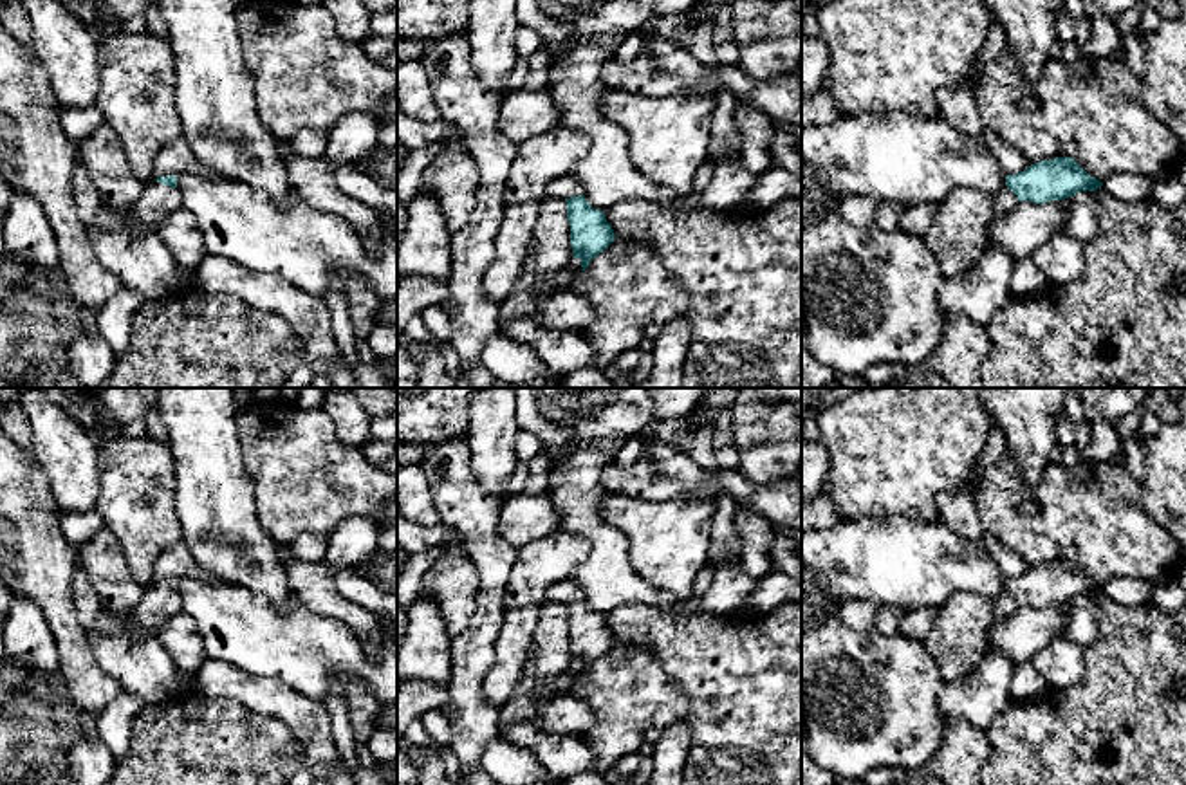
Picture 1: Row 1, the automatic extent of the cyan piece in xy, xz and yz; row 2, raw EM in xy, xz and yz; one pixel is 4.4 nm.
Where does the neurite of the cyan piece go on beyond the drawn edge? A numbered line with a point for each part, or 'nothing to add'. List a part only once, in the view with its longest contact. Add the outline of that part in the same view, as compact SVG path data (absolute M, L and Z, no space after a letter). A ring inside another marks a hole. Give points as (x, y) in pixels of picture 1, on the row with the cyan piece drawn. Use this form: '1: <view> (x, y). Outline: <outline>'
1: xy (157, 201). Outline: M152 179L130 211L128 222L137 229L157 231L159 222L179 208L179 191Z

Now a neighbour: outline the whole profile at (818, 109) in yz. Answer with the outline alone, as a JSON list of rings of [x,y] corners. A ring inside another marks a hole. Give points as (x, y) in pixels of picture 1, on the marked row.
[[[825,87],[812,96],[801,94],[801,126],[827,125],[843,117],[836,108],[834,97]]]

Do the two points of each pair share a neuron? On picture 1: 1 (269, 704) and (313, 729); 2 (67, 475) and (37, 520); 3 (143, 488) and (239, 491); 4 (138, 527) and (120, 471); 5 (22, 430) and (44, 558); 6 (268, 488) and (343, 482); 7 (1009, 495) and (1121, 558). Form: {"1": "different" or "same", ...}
{"1": "same", "2": "different", "3": "different", "4": "same", "5": "different", "6": "same", "7": "same"}

